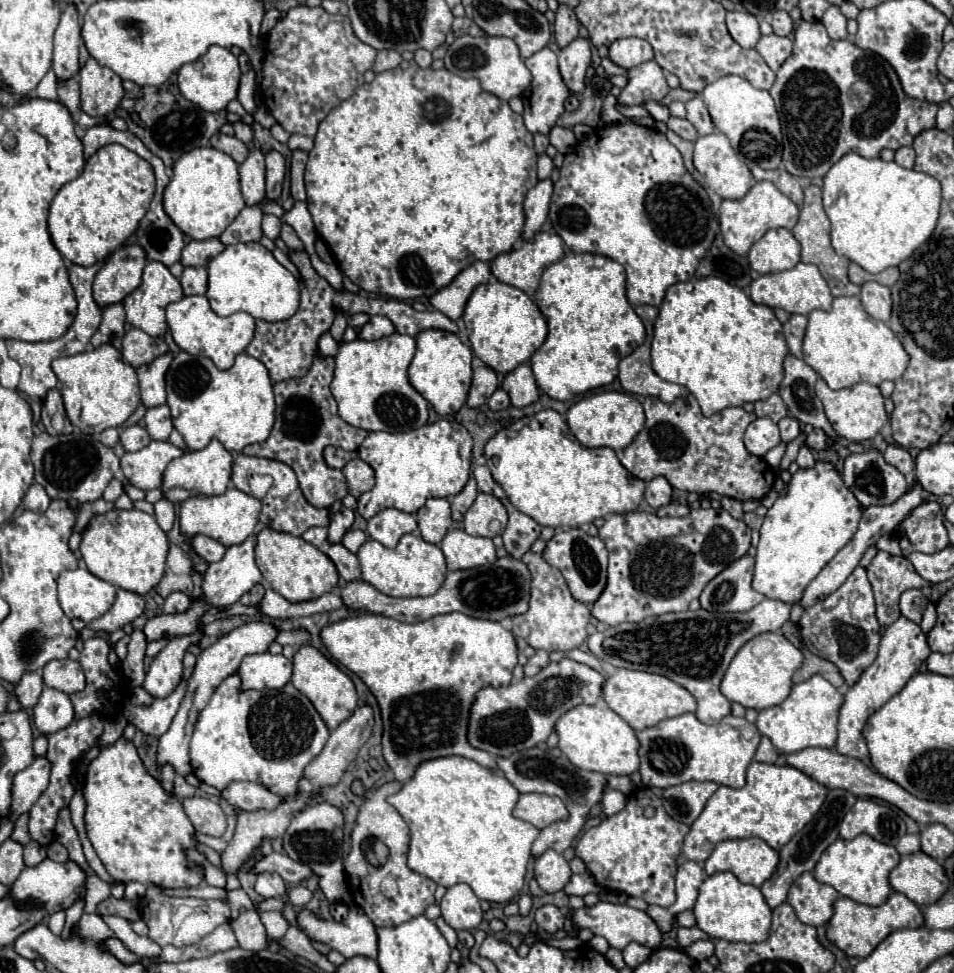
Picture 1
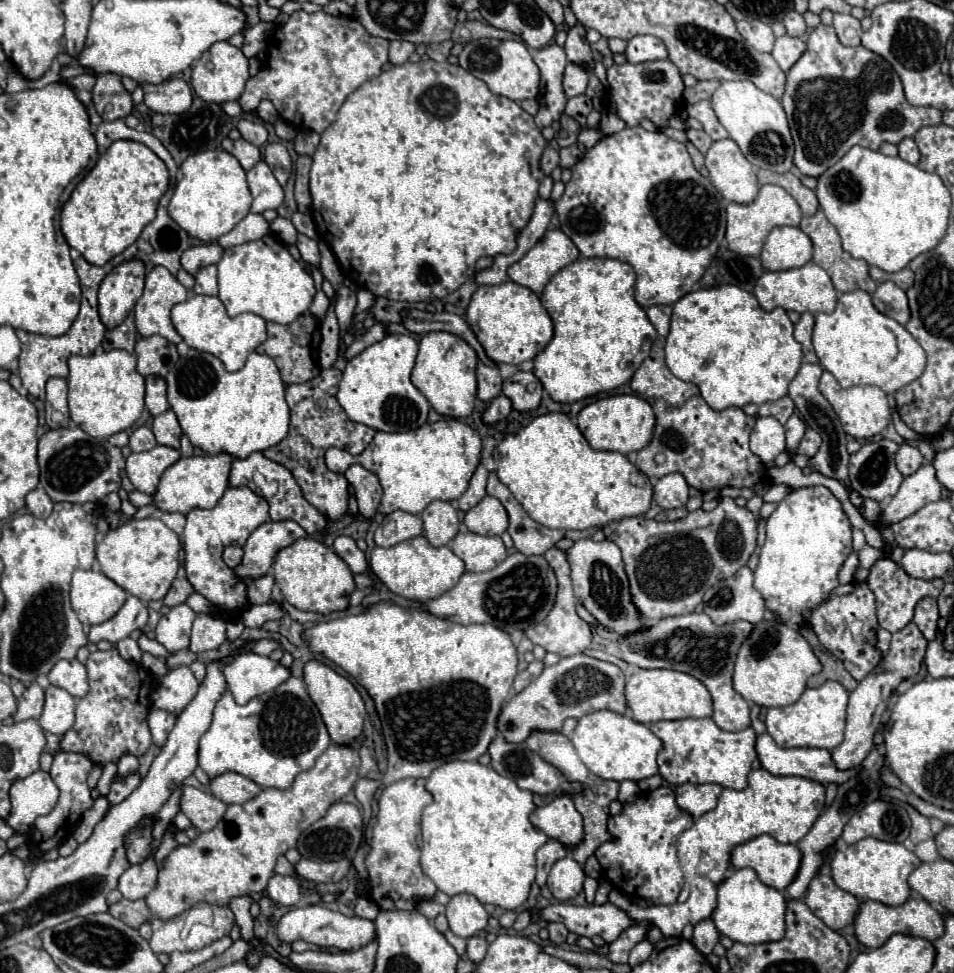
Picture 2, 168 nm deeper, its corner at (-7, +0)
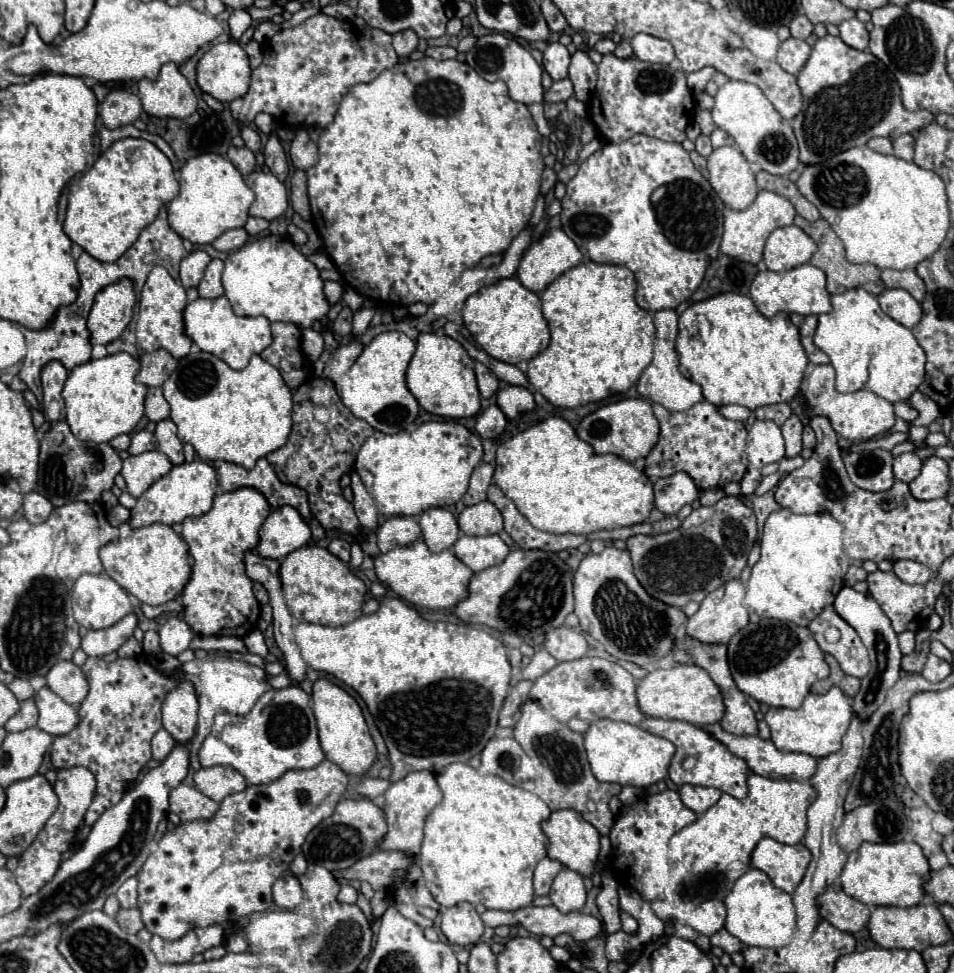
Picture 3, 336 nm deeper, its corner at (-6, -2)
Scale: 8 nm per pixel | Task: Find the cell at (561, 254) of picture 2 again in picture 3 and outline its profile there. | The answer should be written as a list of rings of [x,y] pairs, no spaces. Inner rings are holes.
[[[551,229],[525,251],[517,269],[517,279],[529,291],[541,293],[563,271],[579,265],[581,261],[581,251],[565,231]]]

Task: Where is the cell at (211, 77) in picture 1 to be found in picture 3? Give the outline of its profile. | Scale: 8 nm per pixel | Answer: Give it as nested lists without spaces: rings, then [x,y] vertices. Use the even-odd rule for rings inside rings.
[[[235,41],[211,45],[197,63],[197,85],[217,101],[231,103],[247,93],[249,59]]]

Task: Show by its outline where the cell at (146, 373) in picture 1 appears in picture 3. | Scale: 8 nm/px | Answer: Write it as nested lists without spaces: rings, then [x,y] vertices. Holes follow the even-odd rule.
[[[151,387],[147,391],[147,395],[145,395],[145,415],[155,423],[169,417],[169,403],[165,401],[161,387]]]

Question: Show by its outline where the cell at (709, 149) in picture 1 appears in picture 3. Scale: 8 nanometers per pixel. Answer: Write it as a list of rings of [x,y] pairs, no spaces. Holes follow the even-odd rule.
[[[735,145],[715,149],[707,159],[709,183],[731,209],[747,209],[759,193],[755,175]]]

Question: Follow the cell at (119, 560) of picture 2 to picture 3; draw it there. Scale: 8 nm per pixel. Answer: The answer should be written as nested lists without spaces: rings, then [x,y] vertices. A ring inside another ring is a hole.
[[[161,523],[133,529],[129,537],[103,545],[101,563],[103,571],[113,581],[117,581],[127,593],[135,595],[141,603],[147,605],[163,605],[175,599],[177,593],[185,587],[191,573],[185,541],[169,525]]]

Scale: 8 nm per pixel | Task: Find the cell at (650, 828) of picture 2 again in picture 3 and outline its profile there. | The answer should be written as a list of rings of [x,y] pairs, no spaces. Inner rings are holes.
[[[673,789],[657,795],[647,795],[637,805],[623,807],[609,833],[613,849],[613,873],[617,873],[615,877],[619,885],[635,889],[647,901],[663,899],[663,889],[667,887],[671,873],[667,855],[669,839],[695,819],[697,815],[683,805],[679,793]]]

